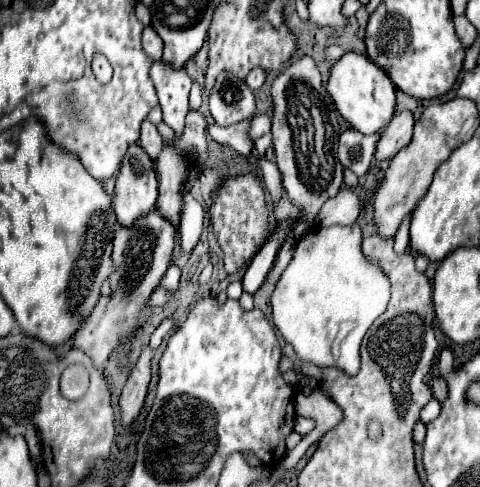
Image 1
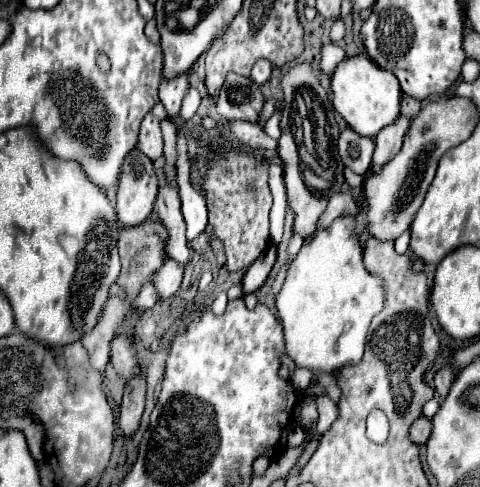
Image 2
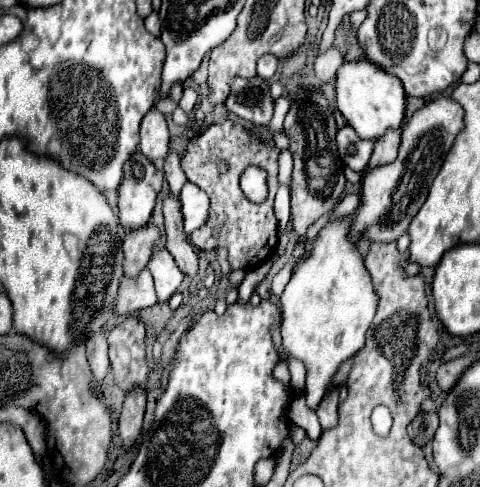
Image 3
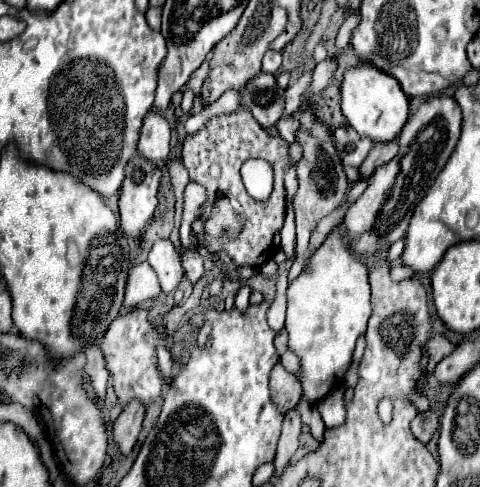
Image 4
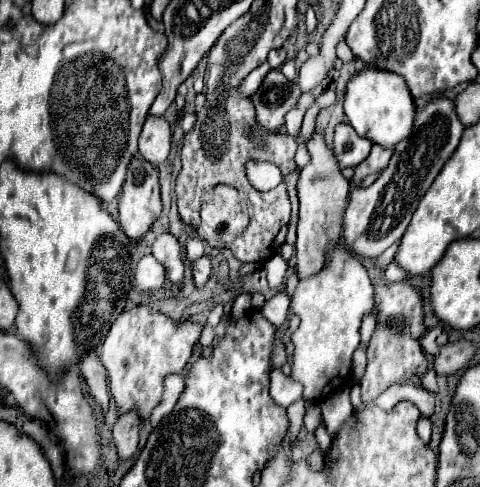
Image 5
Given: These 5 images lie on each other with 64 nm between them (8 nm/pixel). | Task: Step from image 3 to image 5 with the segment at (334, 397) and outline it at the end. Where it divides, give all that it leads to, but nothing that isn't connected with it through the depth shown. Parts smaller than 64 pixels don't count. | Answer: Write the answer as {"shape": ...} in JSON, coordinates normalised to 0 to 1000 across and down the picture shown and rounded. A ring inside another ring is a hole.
{"shape":[[[725,801],[688,809],[683,817],[675,817],[667,825],[667,842],[671,842],[671,862],[679,871],[679,883],[688,895],[700,891],[700,883],[717,871],[717,862],[733,850],[733,830],[725,817]]]}

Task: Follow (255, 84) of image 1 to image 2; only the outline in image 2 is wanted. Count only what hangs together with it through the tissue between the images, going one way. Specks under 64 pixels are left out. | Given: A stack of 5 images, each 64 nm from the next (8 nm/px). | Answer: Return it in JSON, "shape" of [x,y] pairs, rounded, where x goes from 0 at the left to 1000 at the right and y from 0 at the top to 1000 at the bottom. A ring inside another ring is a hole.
{"shape":[[[550,123],[550,131],[529,131],[525,152],[521,152],[521,164],[529,172],[550,172],[563,160],[563,148],[567,148],[567,136]]]}

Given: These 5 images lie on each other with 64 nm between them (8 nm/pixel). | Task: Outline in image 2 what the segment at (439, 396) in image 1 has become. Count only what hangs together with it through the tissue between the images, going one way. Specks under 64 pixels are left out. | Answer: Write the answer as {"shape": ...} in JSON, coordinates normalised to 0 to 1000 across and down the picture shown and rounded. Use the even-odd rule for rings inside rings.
{"shape":[[[921,756],[908,772],[904,772],[904,793],[908,793],[908,809],[917,817],[929,817],[938,793],[942,793],[942,780],[946,780],[946,760],[942,756]]]}

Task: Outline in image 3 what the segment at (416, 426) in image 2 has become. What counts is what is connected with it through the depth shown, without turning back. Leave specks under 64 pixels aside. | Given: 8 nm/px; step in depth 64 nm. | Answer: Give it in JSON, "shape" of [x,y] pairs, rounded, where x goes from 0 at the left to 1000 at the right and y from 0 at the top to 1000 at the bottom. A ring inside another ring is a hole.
{"shape":[[[879,846],[850,875],[850,895],[854,895],[854,903],[867,916],[883,916],[888,908],[900,903],[908,879],[913,879],[913,854],[908,854],[908,846],[896,846],[896,850]]]}

